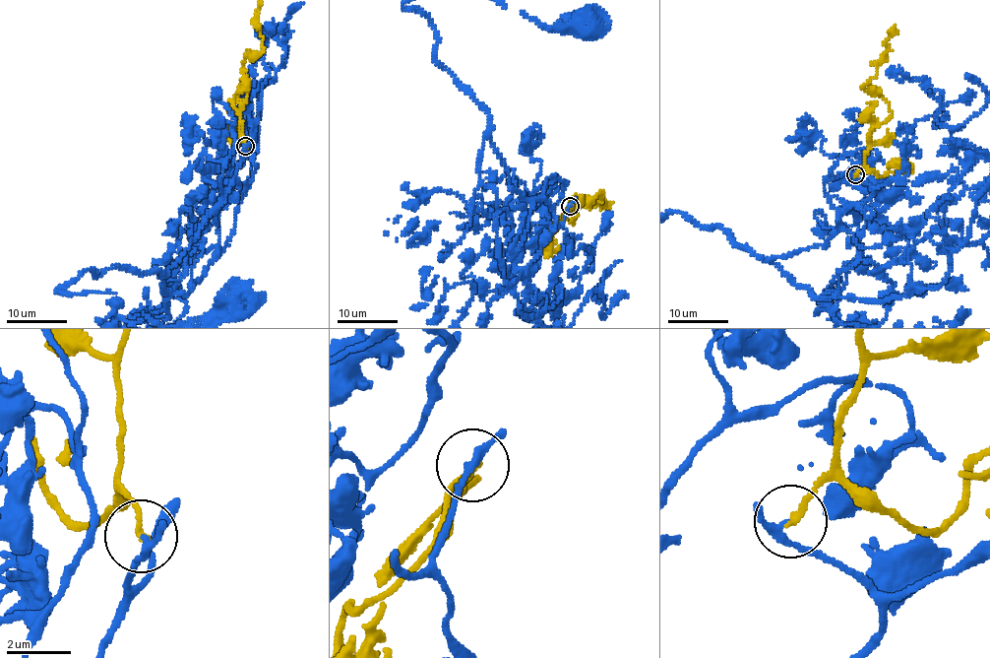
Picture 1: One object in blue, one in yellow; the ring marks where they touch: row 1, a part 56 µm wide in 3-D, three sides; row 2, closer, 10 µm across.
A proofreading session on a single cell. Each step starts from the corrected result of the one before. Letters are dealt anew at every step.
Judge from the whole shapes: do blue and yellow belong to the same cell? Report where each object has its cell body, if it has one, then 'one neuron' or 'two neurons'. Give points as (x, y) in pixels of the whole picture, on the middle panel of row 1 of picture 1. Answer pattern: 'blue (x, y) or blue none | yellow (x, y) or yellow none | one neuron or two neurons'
blue (586, 23) | yellow none | one neuron

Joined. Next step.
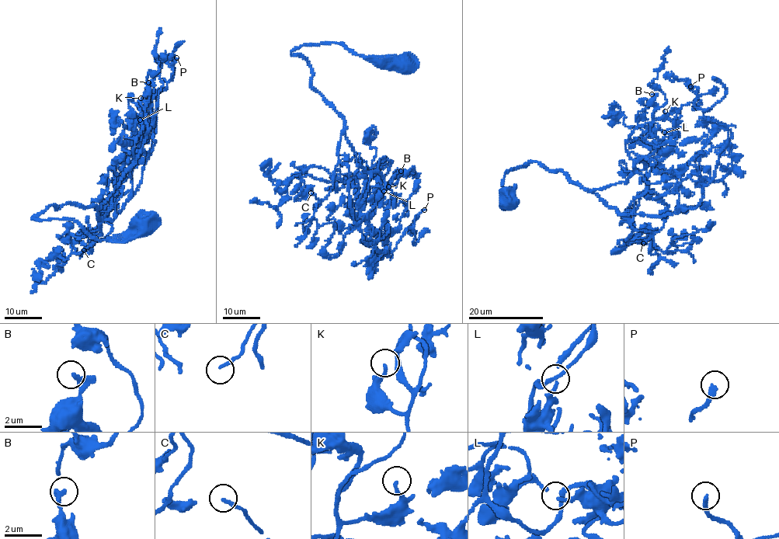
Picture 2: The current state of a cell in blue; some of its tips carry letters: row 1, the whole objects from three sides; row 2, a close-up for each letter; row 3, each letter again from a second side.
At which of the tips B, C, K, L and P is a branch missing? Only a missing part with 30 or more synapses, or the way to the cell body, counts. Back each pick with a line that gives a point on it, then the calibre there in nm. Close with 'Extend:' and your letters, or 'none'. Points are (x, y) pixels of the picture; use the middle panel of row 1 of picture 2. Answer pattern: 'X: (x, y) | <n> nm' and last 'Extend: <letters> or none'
C: (311, 192) | 180 nm
P: (424, 210) | 200 nm
Extend: C, P

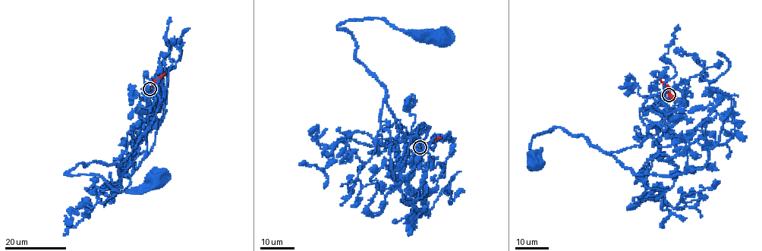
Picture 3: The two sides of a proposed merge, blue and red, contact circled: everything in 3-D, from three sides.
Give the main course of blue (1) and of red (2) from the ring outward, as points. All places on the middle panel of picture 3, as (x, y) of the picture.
1: (420, 147), (428, 127), (407, 137), (398, 130), (386, 92), (337, 26), (379, 18), (441, 36)
2: (420, 147), (442, 137)

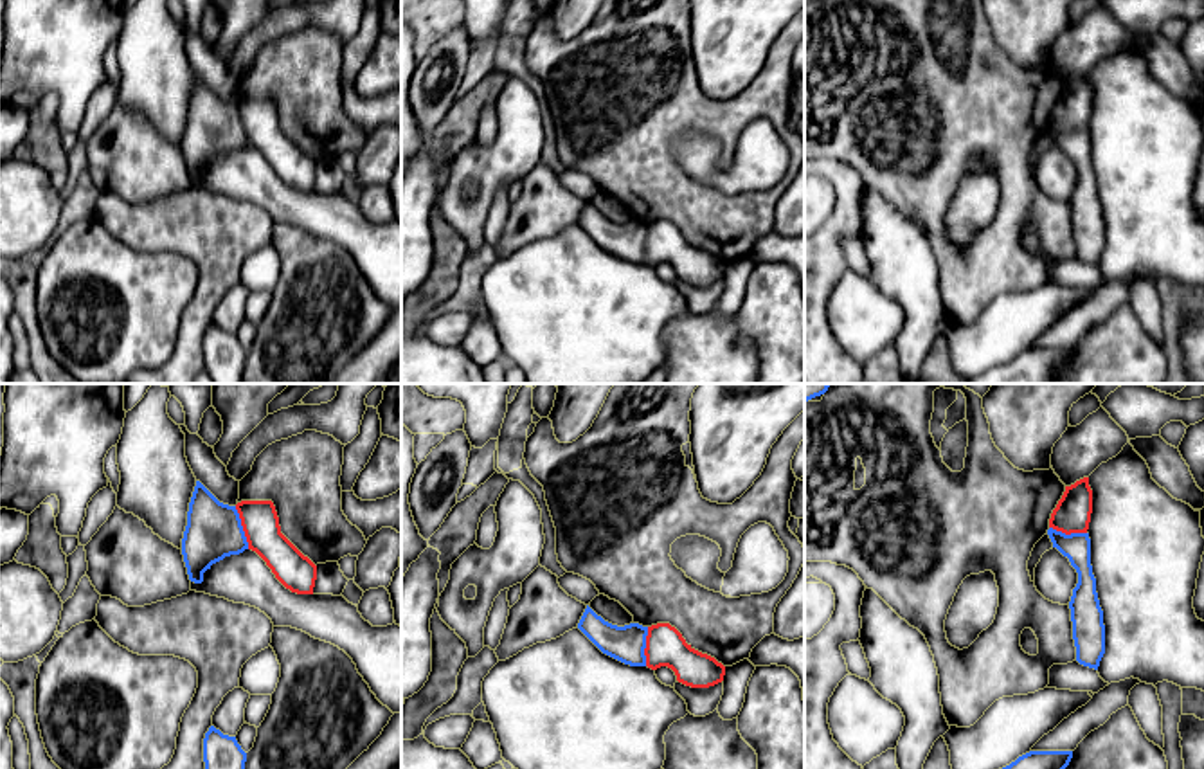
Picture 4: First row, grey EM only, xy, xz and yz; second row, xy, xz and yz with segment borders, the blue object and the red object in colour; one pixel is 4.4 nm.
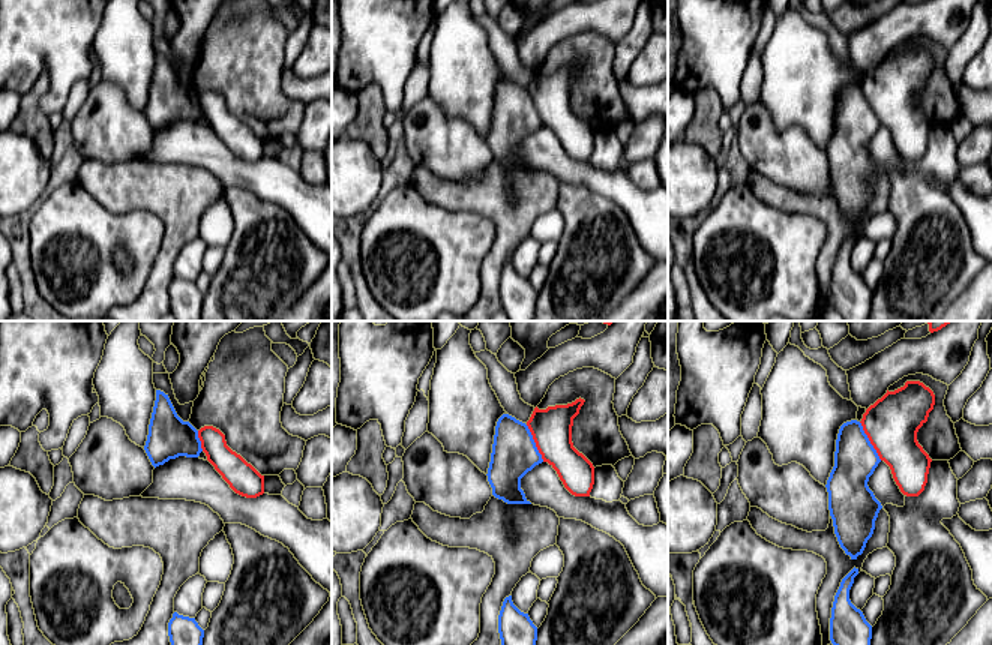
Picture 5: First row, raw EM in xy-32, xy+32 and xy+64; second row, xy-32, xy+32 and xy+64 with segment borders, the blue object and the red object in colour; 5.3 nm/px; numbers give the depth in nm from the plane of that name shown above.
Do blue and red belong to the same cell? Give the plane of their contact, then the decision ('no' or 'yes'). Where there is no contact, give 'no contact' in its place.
xy | no

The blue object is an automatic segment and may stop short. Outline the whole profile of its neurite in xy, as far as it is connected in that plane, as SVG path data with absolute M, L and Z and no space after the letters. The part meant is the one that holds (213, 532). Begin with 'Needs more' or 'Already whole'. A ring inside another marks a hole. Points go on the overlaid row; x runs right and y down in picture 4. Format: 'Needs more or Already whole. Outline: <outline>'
Already whole. Outline: M196 481L182 538L182 555L189 580L202 584L203 573L212 564L245 549L248 549L248 542L236 506L220 502Z

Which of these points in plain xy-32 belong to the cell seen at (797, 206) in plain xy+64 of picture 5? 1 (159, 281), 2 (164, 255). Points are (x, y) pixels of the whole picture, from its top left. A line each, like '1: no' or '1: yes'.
1: yes
2: yes

